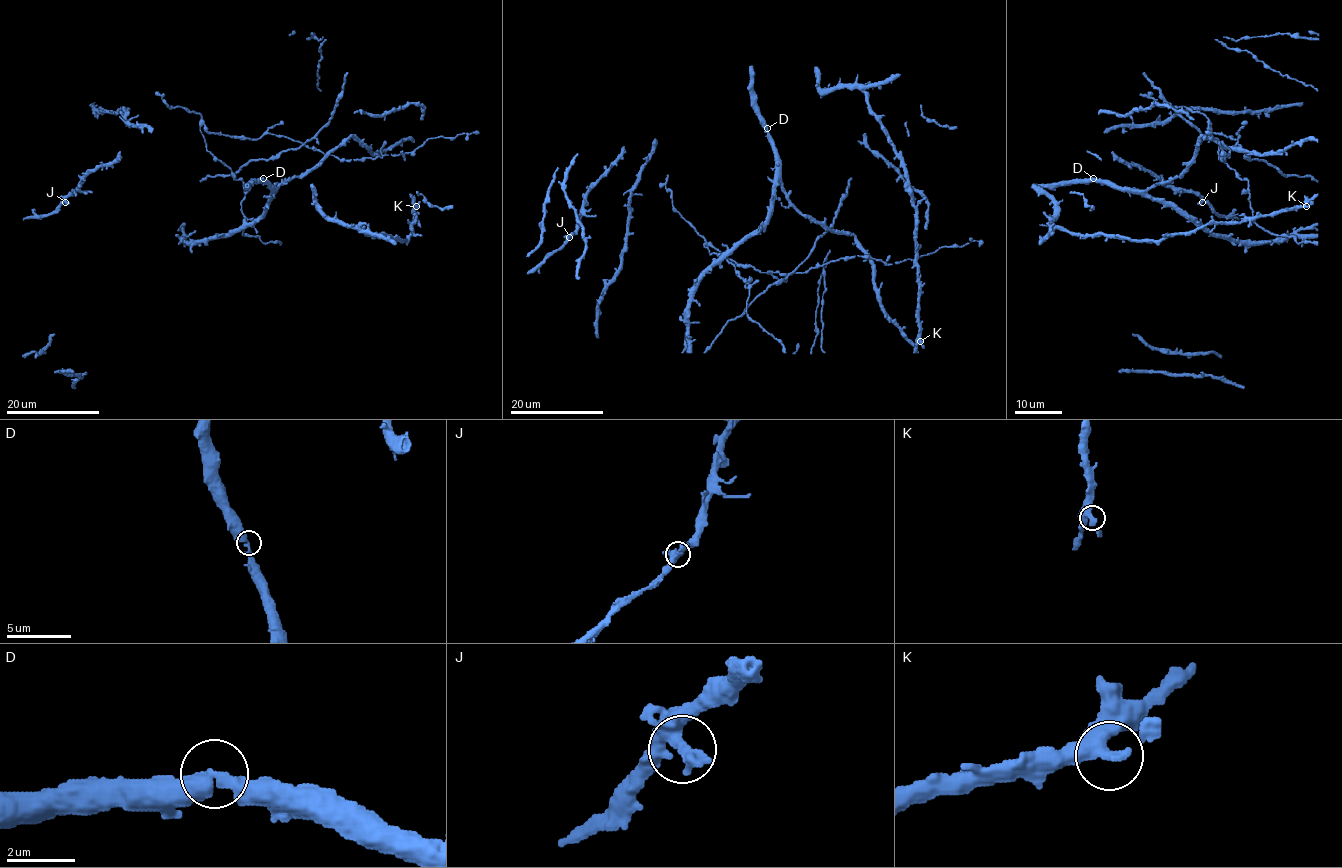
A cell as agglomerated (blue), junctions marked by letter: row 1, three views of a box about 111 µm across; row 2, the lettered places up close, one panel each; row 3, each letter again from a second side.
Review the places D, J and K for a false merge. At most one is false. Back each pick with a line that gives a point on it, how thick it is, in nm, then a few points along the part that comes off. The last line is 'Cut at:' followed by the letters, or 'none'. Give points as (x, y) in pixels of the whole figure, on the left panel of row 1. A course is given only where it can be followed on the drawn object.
Cut at: none

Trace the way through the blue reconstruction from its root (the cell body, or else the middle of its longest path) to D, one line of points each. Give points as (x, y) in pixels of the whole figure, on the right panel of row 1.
D: (1230, 137), (1239, 135), (1221, 160), (1225, 149), (1202, 135), (1196, 156), (1180, 176), (1145, 190), (1092, 178)

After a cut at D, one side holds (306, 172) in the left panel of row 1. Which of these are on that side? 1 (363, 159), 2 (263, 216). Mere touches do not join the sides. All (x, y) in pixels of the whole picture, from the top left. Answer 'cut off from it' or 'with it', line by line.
1: cut off from it
2: with it

